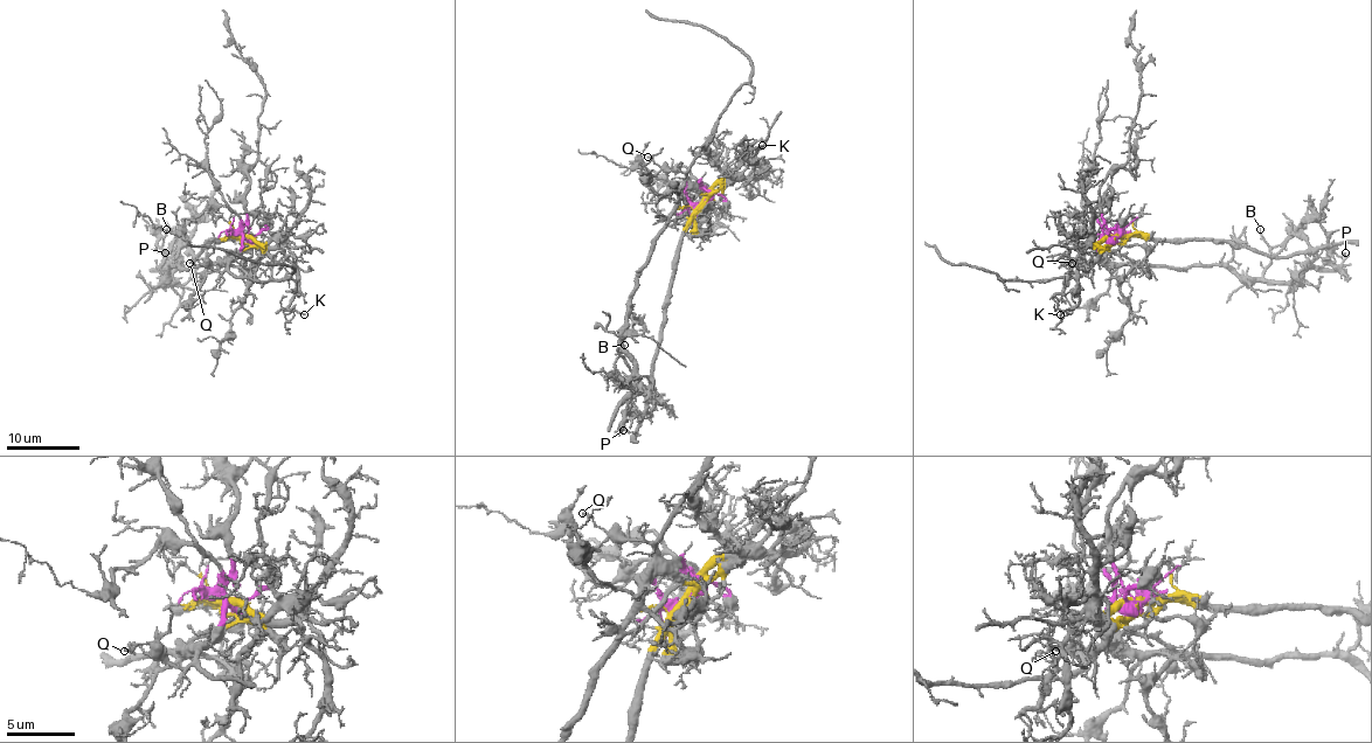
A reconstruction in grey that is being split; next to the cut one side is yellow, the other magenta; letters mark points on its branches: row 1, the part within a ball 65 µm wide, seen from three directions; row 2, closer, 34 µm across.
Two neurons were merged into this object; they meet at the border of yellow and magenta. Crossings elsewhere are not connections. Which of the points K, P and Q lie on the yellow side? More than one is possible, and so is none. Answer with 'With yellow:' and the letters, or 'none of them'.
With yellow: K, P

